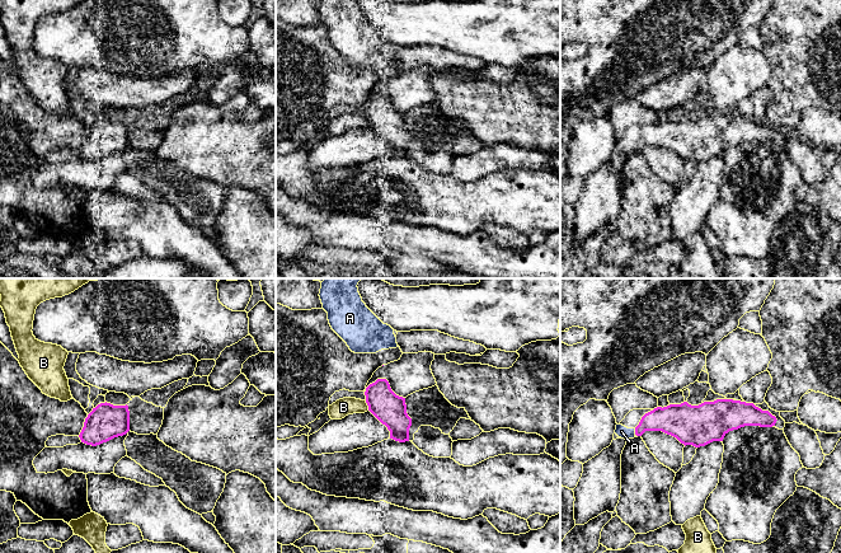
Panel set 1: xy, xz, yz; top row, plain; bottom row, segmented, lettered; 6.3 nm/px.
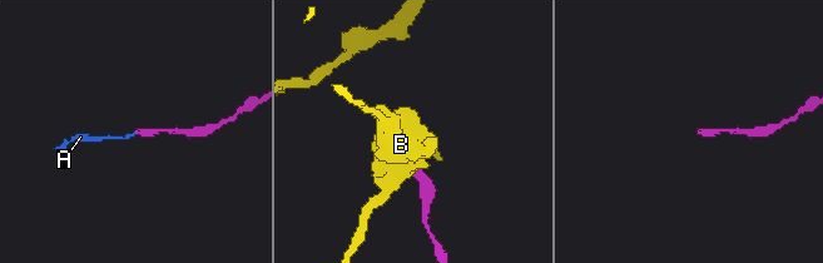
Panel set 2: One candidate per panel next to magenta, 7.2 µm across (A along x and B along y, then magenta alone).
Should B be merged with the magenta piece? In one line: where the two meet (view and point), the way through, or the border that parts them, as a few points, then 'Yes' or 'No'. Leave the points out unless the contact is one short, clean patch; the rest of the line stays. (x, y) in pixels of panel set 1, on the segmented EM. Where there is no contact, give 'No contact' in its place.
Touches magenta at xz (367, 404). Boundary: xz (365, 401), (369, 409). No

